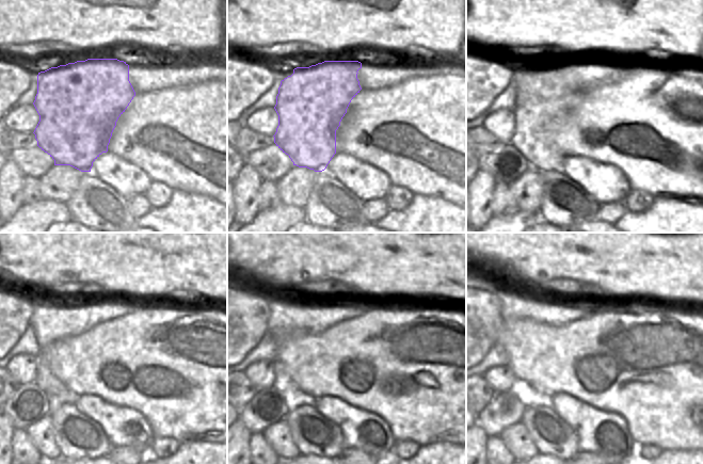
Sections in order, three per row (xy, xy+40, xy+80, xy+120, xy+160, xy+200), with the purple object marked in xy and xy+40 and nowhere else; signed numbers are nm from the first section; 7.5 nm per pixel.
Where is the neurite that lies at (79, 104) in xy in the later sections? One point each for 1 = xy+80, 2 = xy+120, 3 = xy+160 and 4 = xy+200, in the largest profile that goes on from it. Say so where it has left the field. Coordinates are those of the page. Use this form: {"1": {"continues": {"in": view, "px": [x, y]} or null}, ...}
{"1": {"continues": {"in": "xy+80", "px": [533, 111]}}, "2": {"continues": {"in": "xy+120", "px": [59, 393]}}, "3": {"continues": {"in": "xy+160", "px": [283, 382]}}, "4": {"continues": {"in": "xy+200", "px": [524, 387]}}}

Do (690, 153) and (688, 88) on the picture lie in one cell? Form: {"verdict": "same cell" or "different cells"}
{"verdict": "same cell"}

